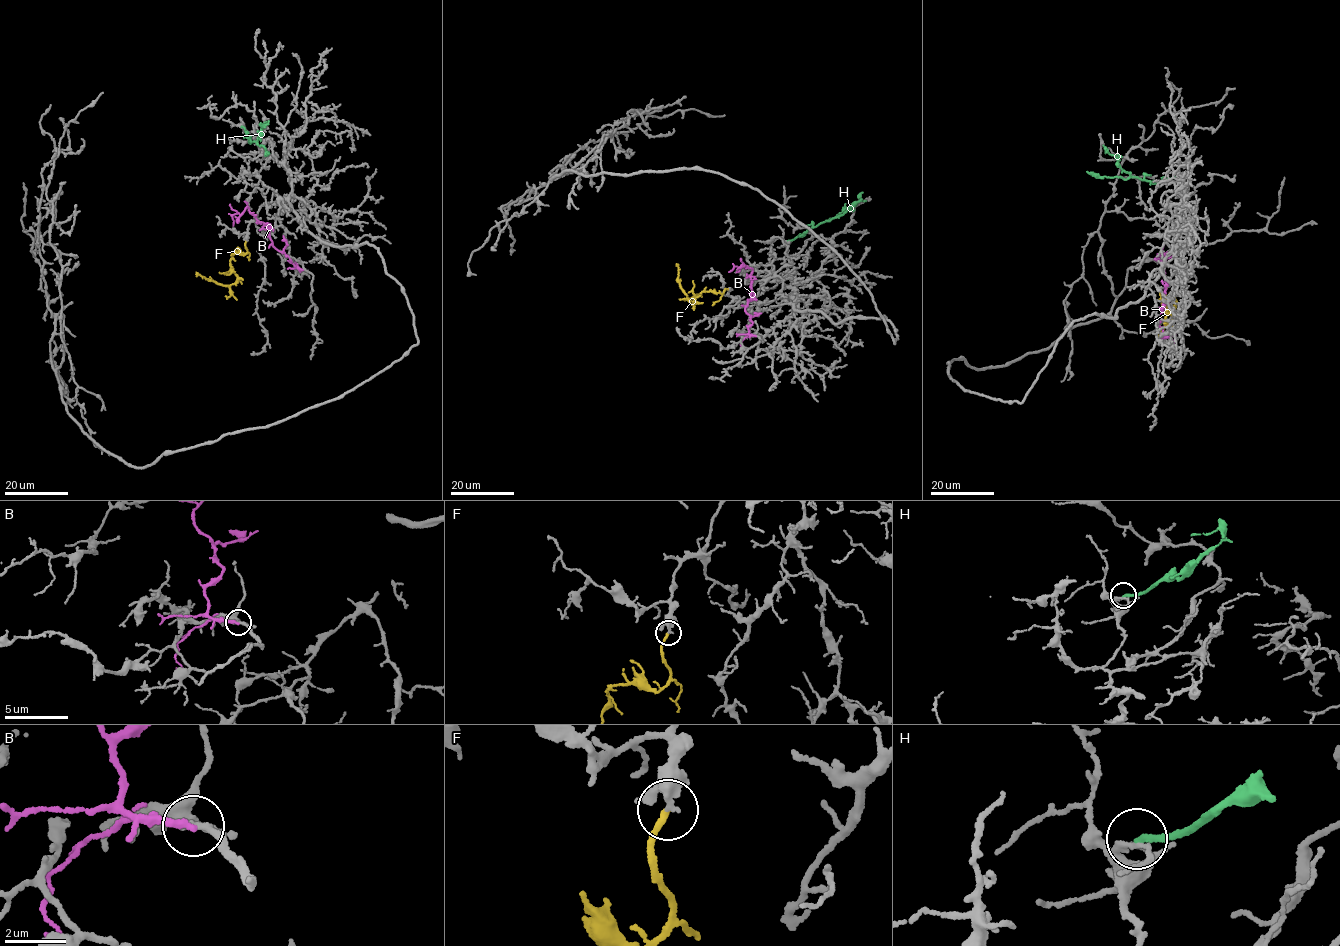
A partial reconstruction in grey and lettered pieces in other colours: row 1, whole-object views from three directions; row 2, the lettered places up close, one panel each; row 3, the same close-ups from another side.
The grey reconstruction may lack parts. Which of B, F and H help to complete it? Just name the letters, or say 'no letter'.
F

